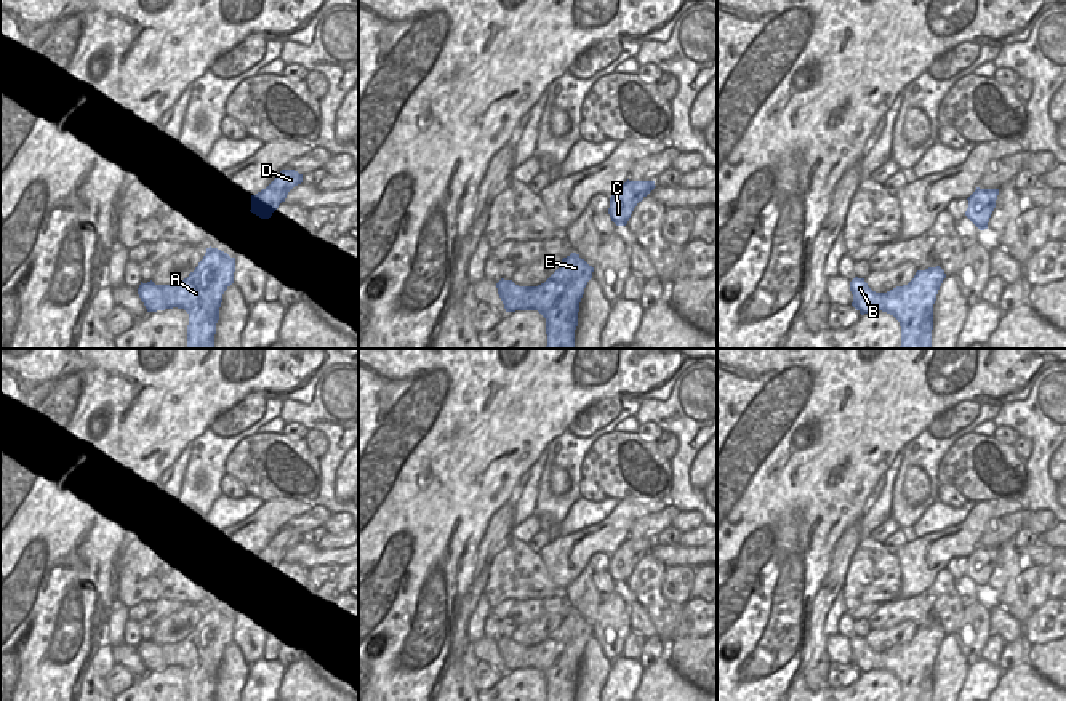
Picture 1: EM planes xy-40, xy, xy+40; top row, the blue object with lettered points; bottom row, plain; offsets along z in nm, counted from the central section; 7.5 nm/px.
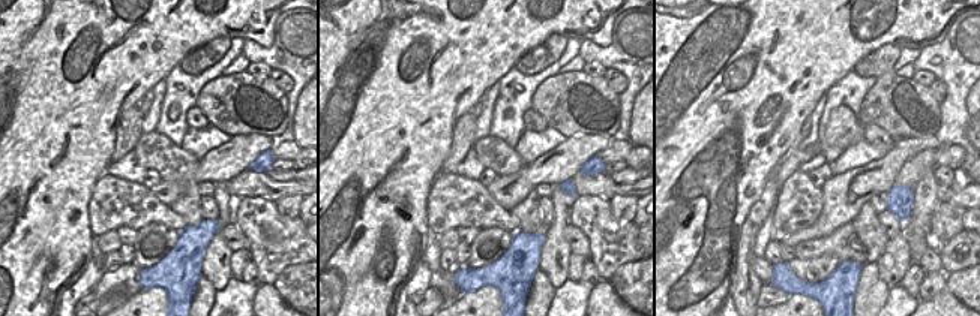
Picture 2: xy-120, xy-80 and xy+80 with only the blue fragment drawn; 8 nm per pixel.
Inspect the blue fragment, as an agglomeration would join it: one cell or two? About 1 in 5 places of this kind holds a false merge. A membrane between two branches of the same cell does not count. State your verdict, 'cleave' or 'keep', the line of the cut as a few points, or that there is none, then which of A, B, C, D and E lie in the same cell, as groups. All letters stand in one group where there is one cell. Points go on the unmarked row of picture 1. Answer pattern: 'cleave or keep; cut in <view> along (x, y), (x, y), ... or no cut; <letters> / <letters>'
keep; no cut; A B C D E

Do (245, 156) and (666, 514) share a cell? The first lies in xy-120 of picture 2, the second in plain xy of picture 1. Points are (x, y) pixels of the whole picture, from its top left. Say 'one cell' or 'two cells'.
two cells

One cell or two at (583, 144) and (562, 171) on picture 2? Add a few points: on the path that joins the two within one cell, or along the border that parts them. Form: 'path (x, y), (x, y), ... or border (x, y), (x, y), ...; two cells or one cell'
path (577, 150), (562, 165); one cell

